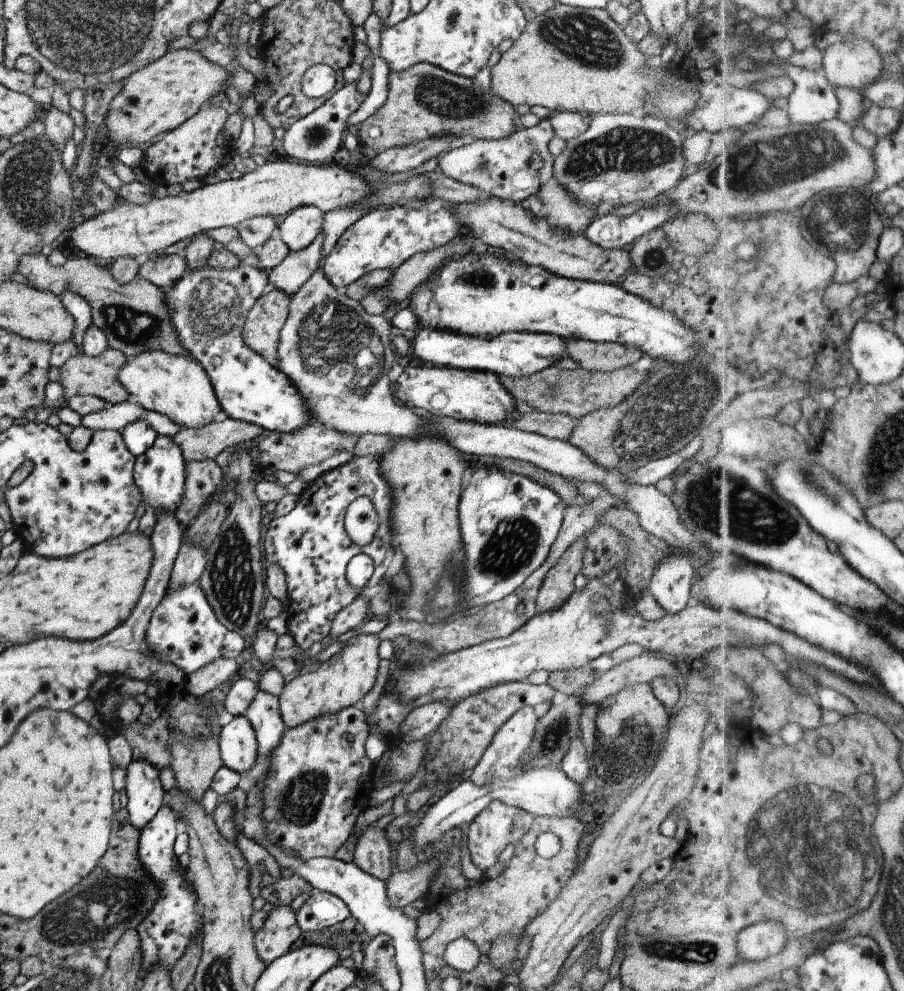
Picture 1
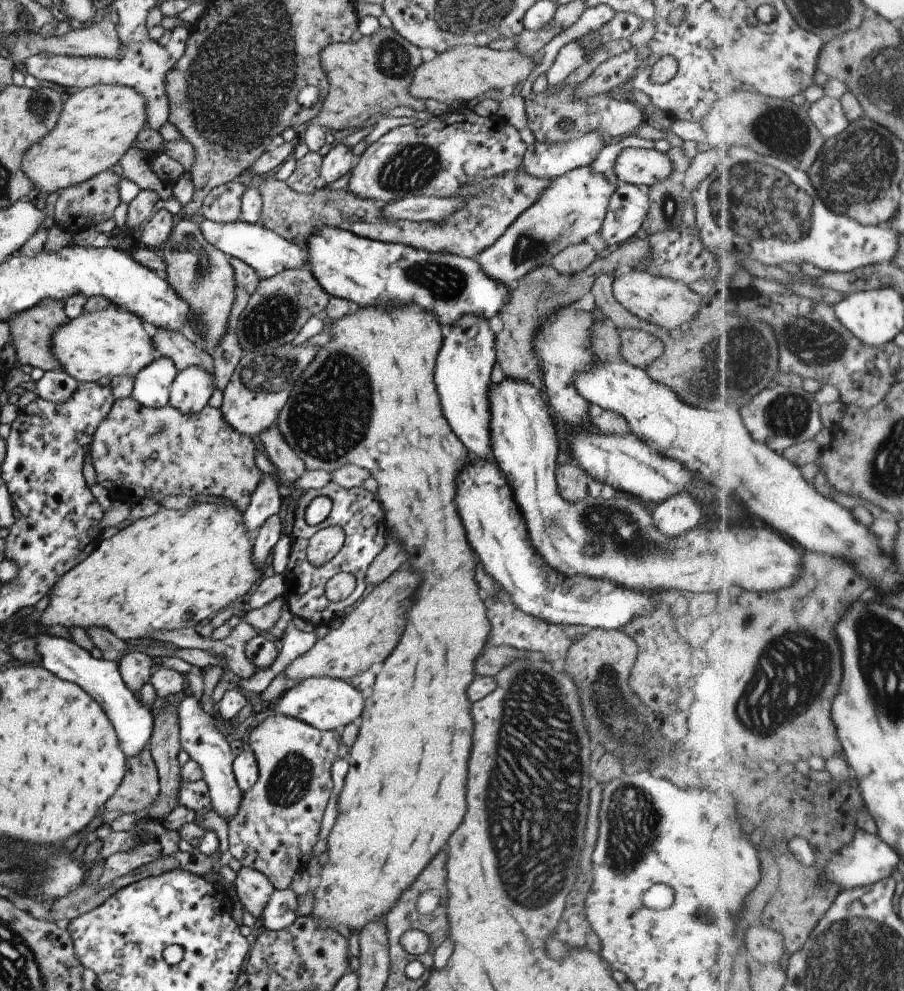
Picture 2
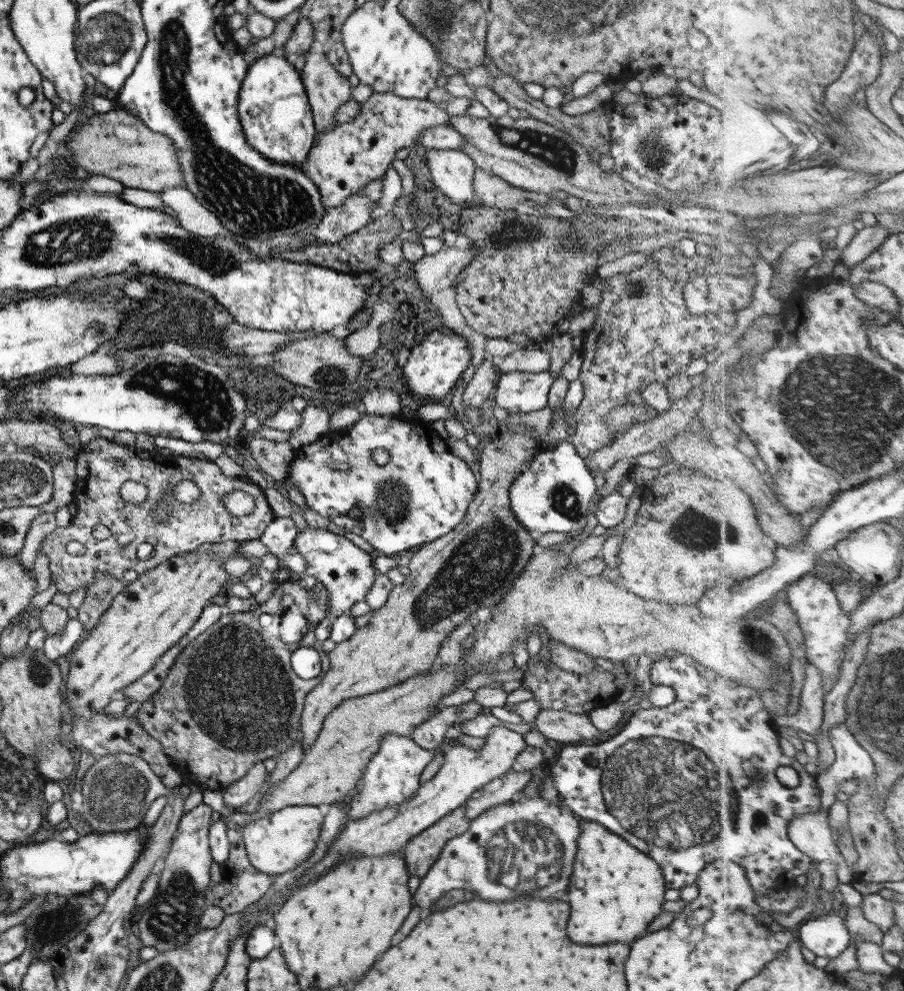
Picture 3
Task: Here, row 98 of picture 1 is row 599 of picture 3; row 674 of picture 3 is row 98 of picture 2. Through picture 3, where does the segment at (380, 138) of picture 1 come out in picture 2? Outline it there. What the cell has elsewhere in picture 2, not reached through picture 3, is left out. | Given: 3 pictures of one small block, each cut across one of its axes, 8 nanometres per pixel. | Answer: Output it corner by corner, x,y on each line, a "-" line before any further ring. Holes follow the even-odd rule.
392,26
388,28
378,27
374,34
362,36
355,42
350,40
345,43
332,43
325,46
319,52
319,59
329,82
329,91
321,103
320,112
317,114
320,126
342,135
356,130
370,116
380,115
381,112
388,112
394,108
400,108
400,106
406,106
406,108
412,108
415,111
428,110
429,102
424,99
415,99
408,92
408,85
413,74
423,62
420,50
420,47
401,37

